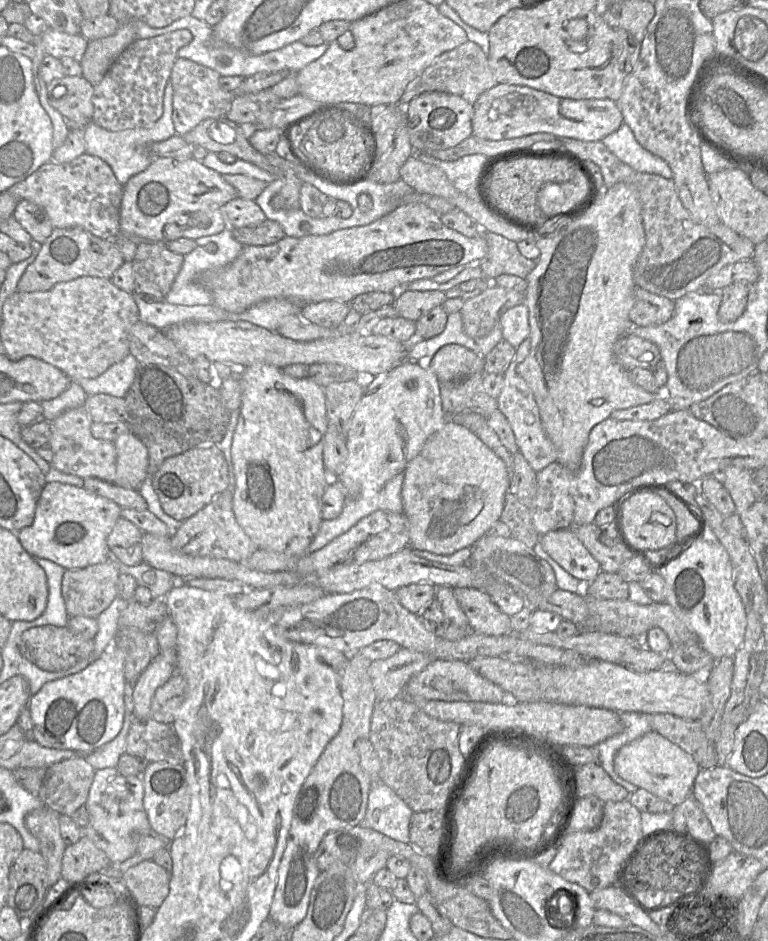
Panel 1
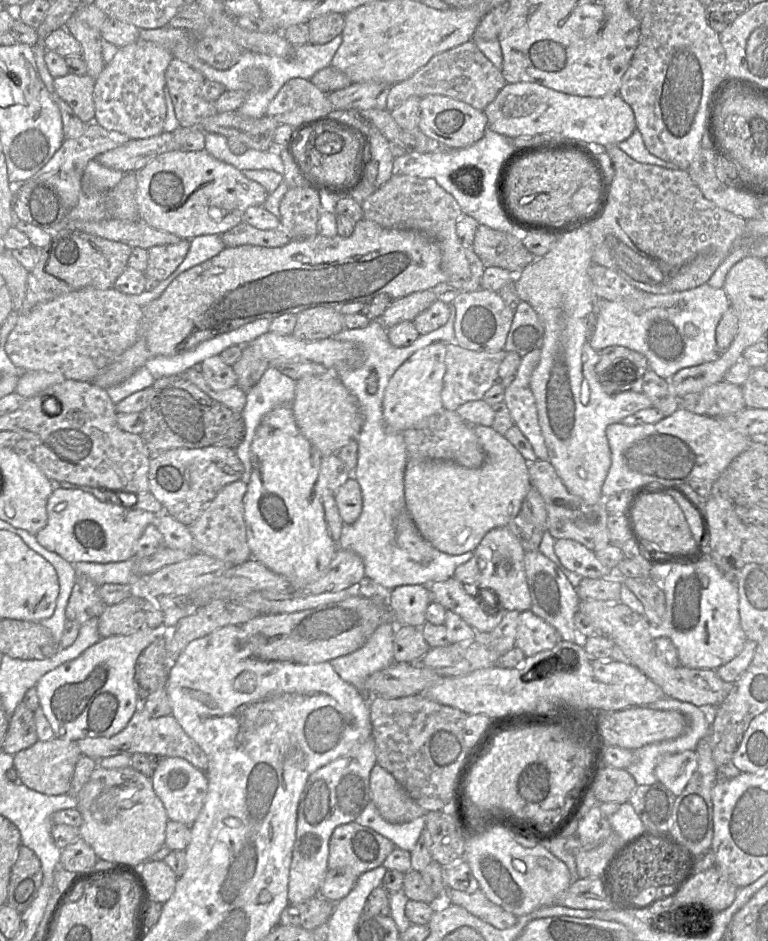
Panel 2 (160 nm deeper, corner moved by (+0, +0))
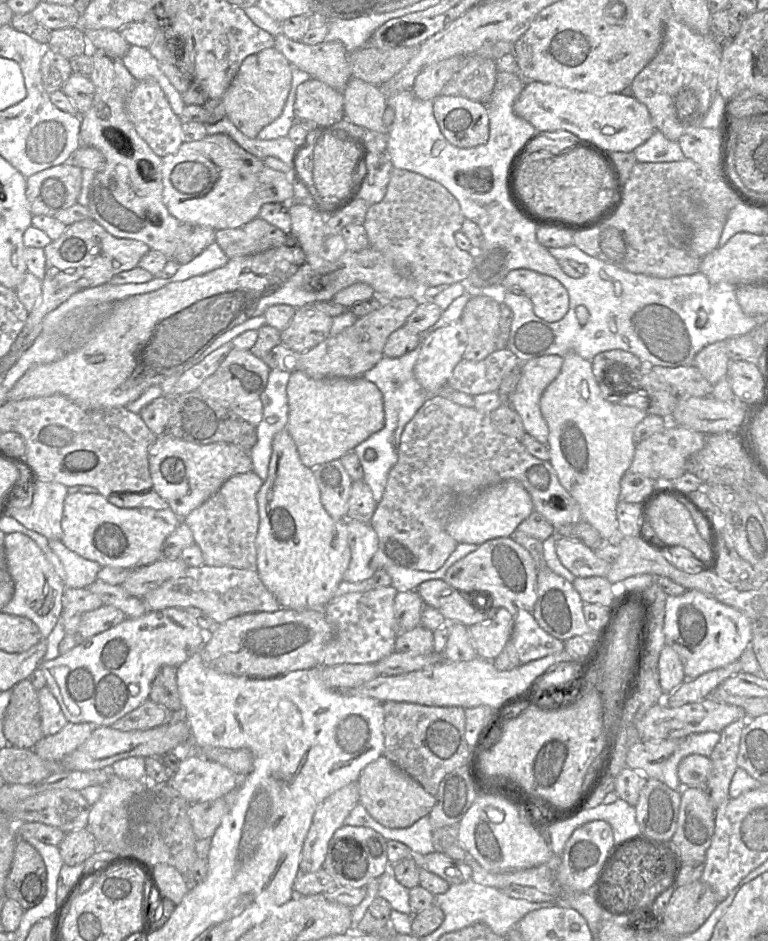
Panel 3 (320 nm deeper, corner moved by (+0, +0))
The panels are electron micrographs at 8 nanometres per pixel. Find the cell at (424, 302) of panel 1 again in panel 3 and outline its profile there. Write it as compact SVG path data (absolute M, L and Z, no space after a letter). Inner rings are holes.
M415 297L396 298L384 301L377 310L358 317L353 325L340 333L301 353L297 370L313 379L357 378L373 368L384 356L384 345L388 336L405 325L407 318L415 311L419 300Z

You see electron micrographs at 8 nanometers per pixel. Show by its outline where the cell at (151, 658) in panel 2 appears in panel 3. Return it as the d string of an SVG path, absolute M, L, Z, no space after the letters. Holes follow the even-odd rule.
M163 666L152 682L149 699L164 706L171 713L182 713L176 672L176 667Z

